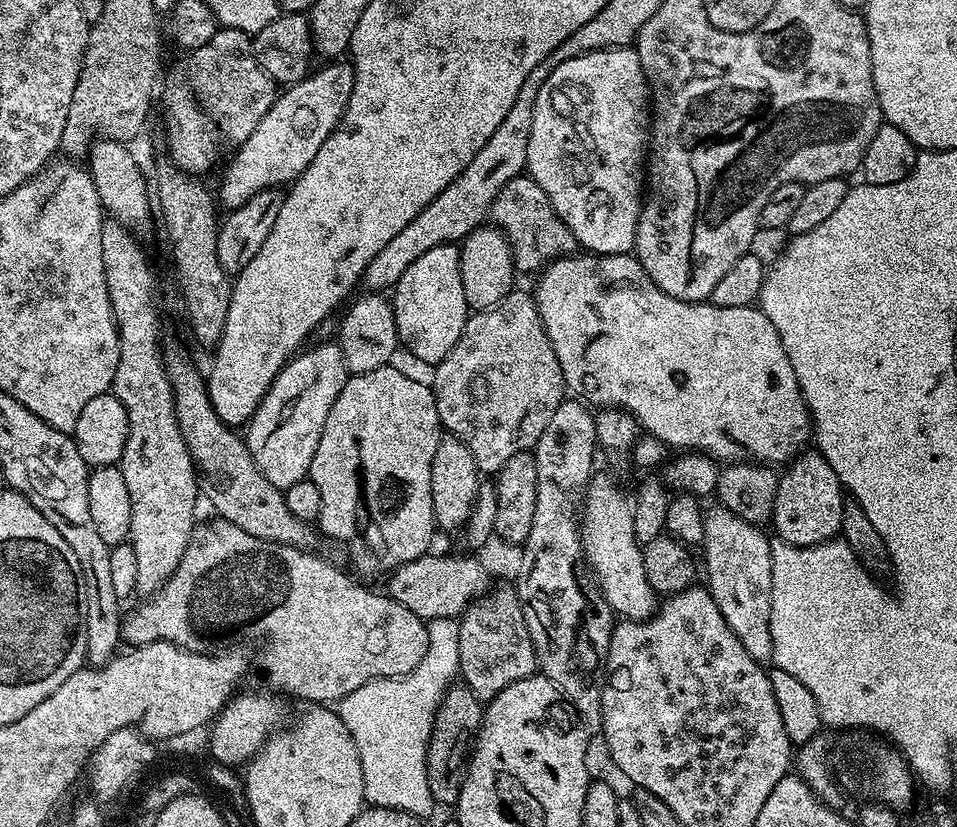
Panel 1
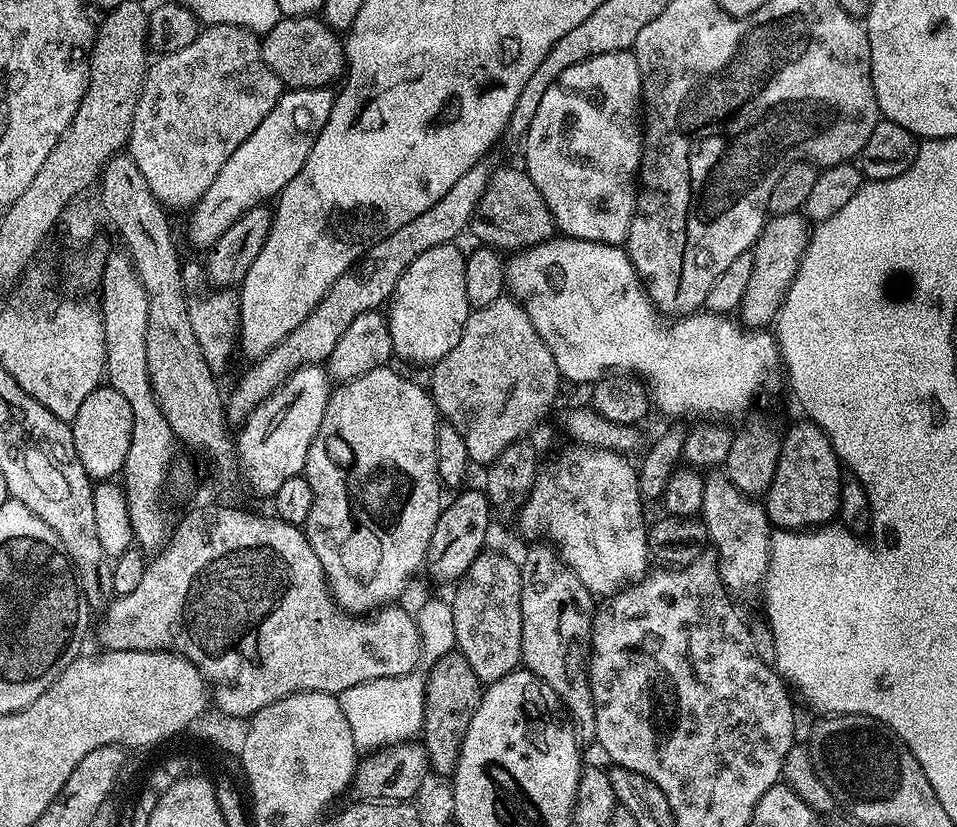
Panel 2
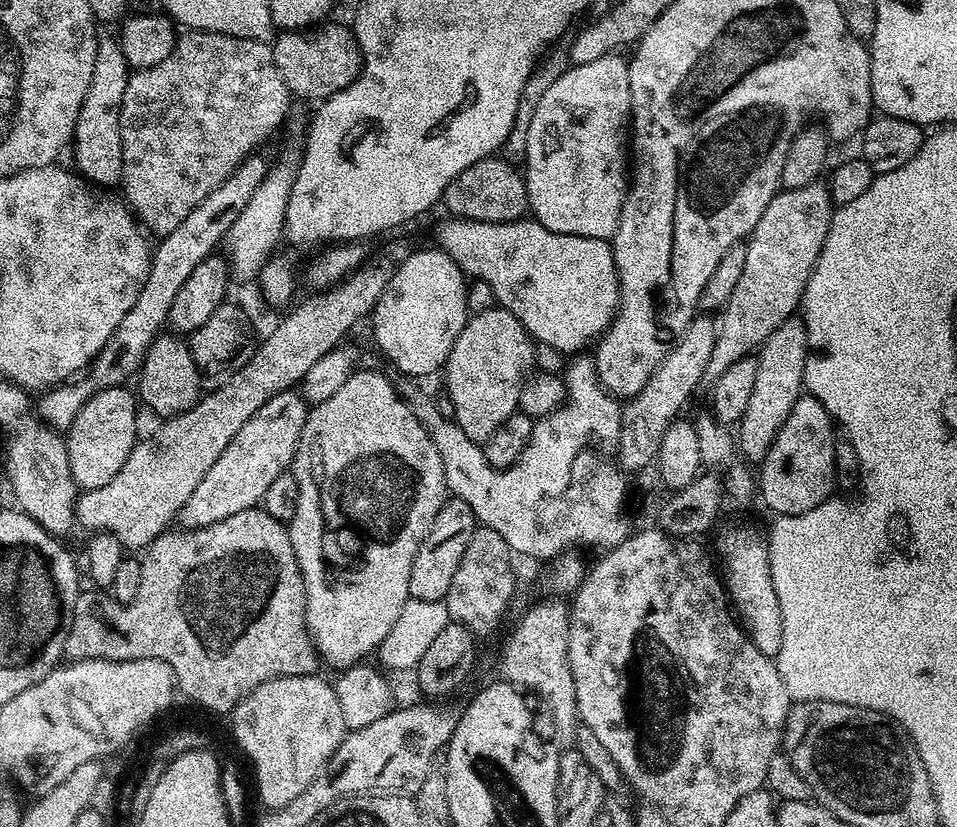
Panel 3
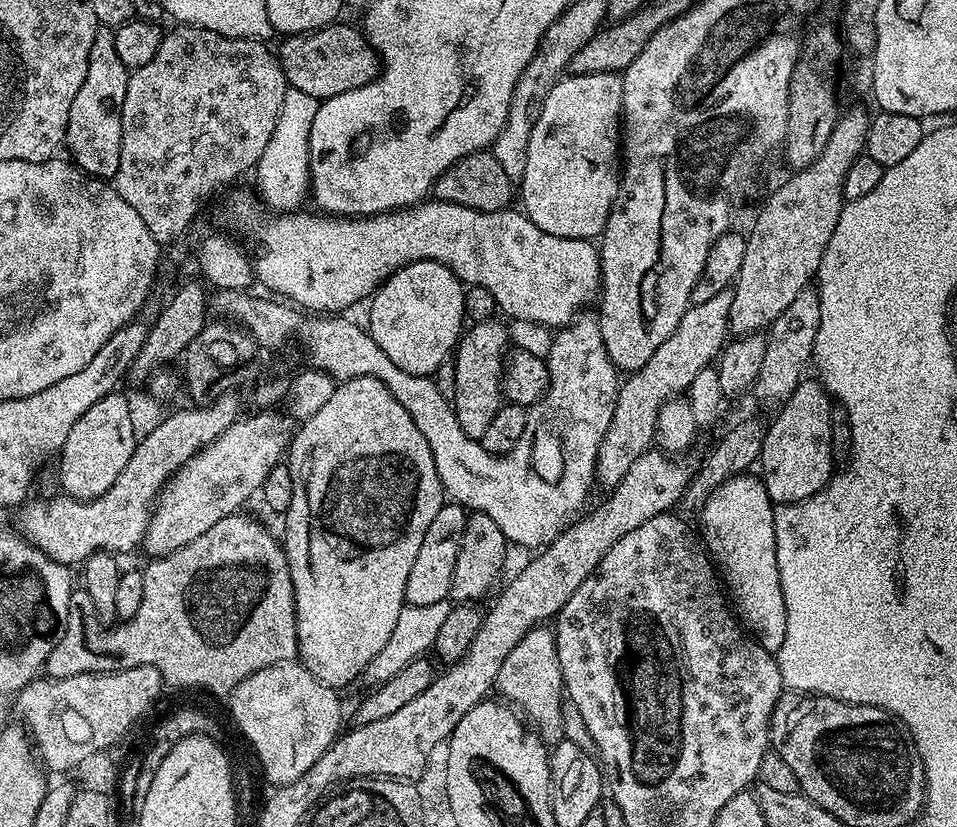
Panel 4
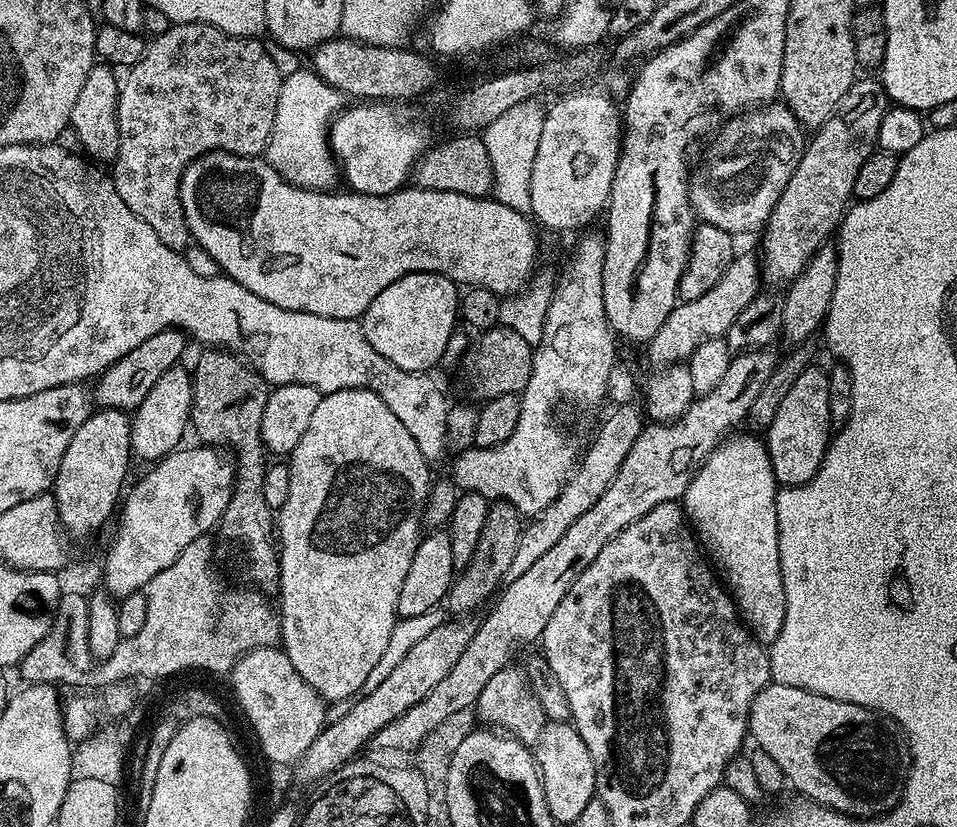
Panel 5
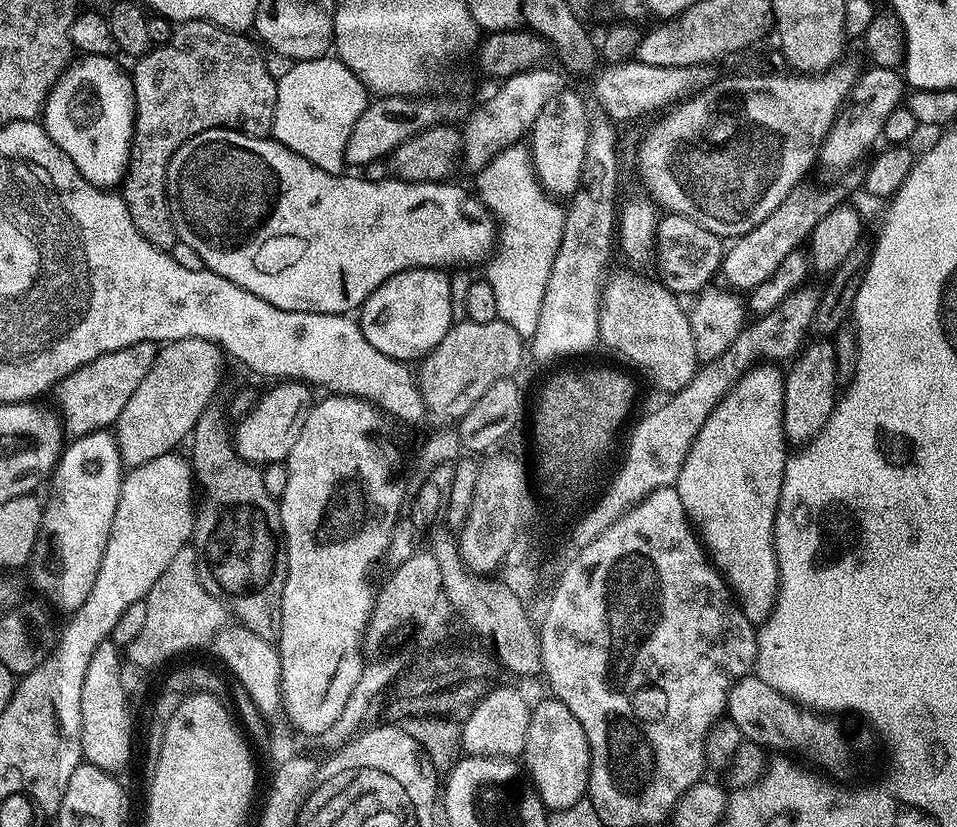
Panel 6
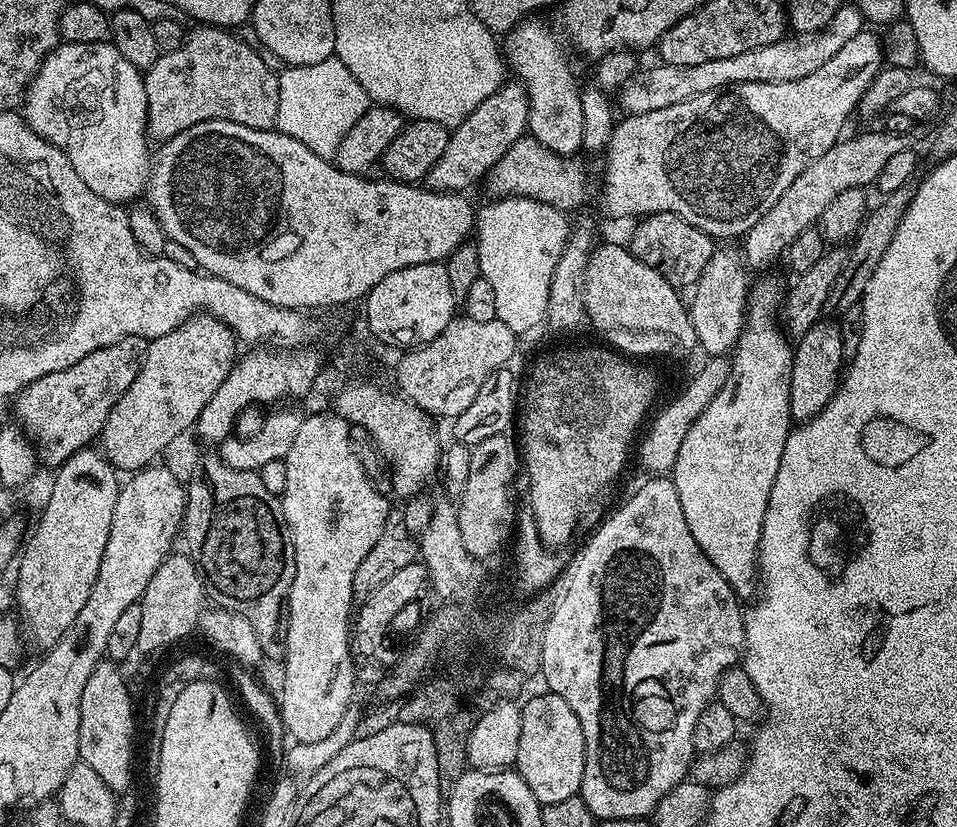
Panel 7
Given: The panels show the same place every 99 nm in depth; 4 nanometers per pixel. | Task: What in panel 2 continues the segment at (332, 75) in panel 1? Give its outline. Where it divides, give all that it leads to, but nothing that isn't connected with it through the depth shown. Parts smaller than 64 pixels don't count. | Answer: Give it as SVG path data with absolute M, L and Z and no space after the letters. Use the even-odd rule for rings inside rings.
M331 87L281 91L274 110L270 110L270 114L258 122L258 130L254 130L254 134L250 134L246 142L226 158L226 166L222 166L218 178L210 182L210 190L206 190L191 209L188 240L194 247L211 249L244 212L279 197L290 178L302 170L322 126L326 126L326 118L330 118L333 99Z

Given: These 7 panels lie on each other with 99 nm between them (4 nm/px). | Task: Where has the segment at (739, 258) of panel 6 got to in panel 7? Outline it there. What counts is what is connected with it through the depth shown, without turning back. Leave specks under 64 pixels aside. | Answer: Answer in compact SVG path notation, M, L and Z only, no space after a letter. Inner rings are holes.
M883 130L864 132L849 140L837 140L834 146L830 146L830 150L826 150L826 154L810 162L810 166L806 166L806 170L802 170L802 174L790 182L786 194L782 194L782 198L778 198L778 202L774 202L774 206L770 206L770 210L766 210L766 214L762 214L762 218L758 218L758 222L754 222L754 226L743 237L742 255L747 267L752 270L764 268L767 264L774 263L779 256L781 259L794 238L798 238L802 230L813 227L828 209L830 202L838 198L838 194L851 188L875 185L886 161L893 154L898 154L898 150L909 147L909 144L908 136L895 136L894 133Z

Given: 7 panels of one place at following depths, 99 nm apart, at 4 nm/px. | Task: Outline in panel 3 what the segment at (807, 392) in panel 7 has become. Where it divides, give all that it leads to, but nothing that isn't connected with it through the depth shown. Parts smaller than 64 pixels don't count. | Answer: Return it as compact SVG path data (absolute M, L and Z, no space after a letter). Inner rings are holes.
M801 394L759 465L758 496L764 499L772 514L801 516L806 514L806 510L814 510L814 506L826 502L837 491L834 446L838 432L835 431L837 429L826 406L822 406L818 398Z

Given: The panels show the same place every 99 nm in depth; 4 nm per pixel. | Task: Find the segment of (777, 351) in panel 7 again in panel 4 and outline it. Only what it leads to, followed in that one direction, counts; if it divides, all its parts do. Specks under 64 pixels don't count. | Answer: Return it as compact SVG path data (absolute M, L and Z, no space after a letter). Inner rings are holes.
M741 474L738 476L731 476L729 480L722 482L708 495L708 501L704 503L703 508L699 509L698 516L700 516L701 526L704 527L704 532L702 531L702 543L708 555L712 557L713 565L715 565L719 575L722 577L723 587L730 597L730 604L734 609L735 615L738 617L741 625L751 633L756 643L763 646L766 651L776 654L786 637L787 608L786 602L783 601L782 582L779 580L778 557L775 553L774 505L772 499L768 496L768 491L766 490L763 479L761 479L759 475L752 475L753 474Z

